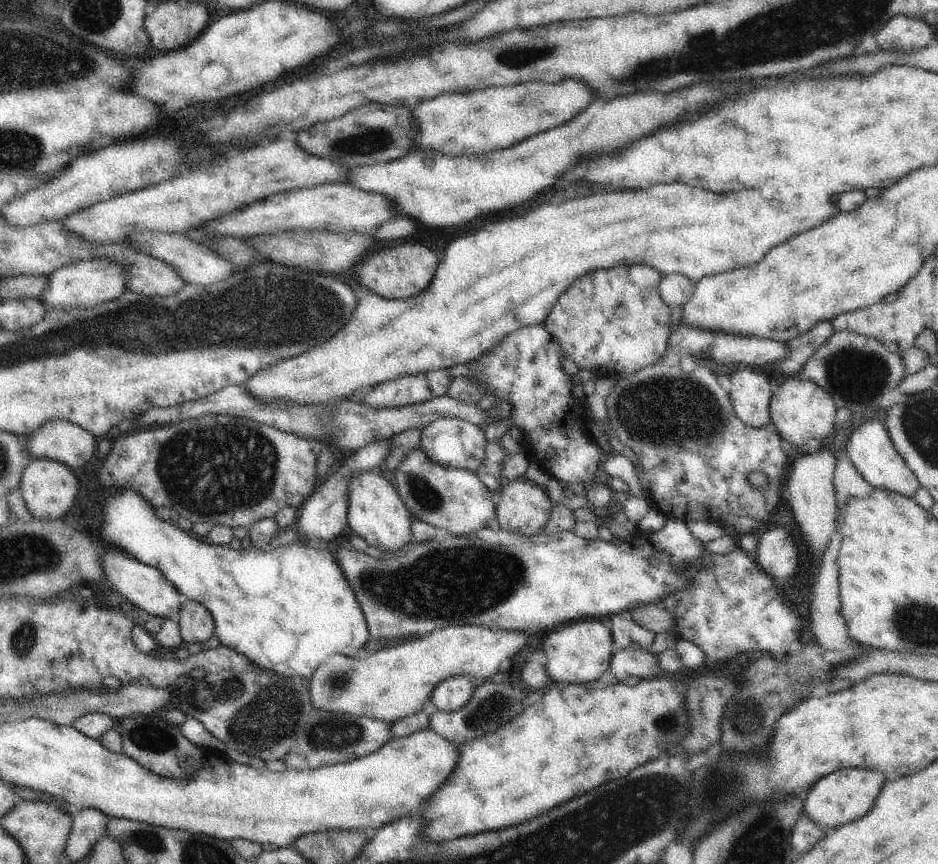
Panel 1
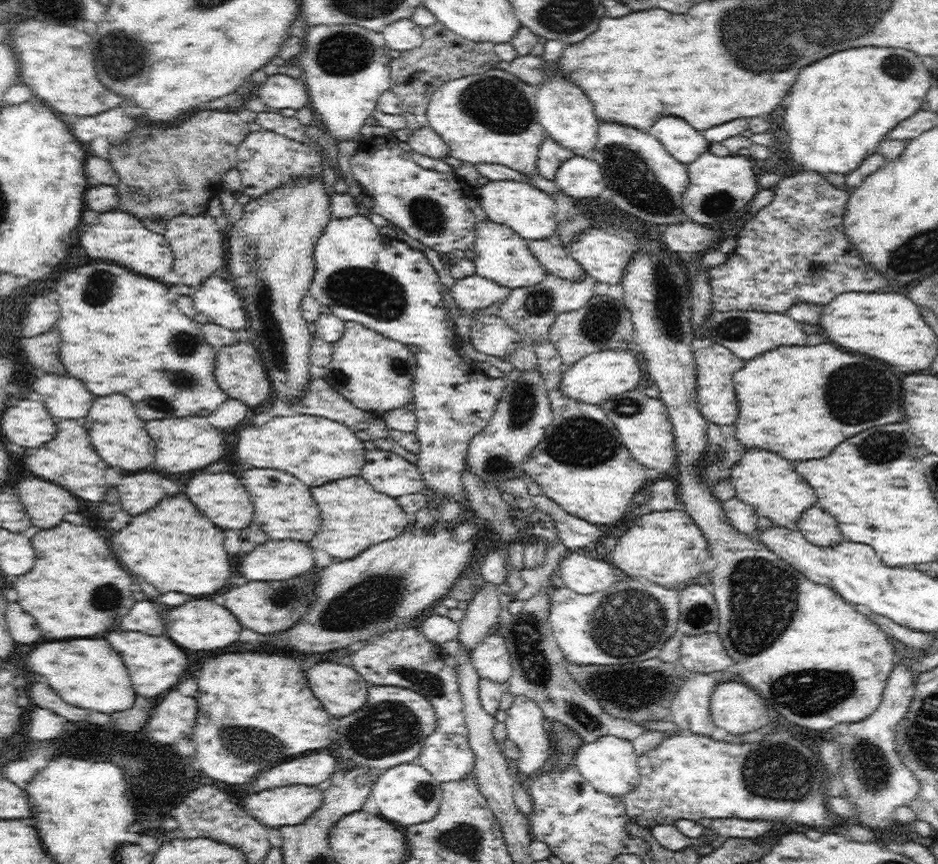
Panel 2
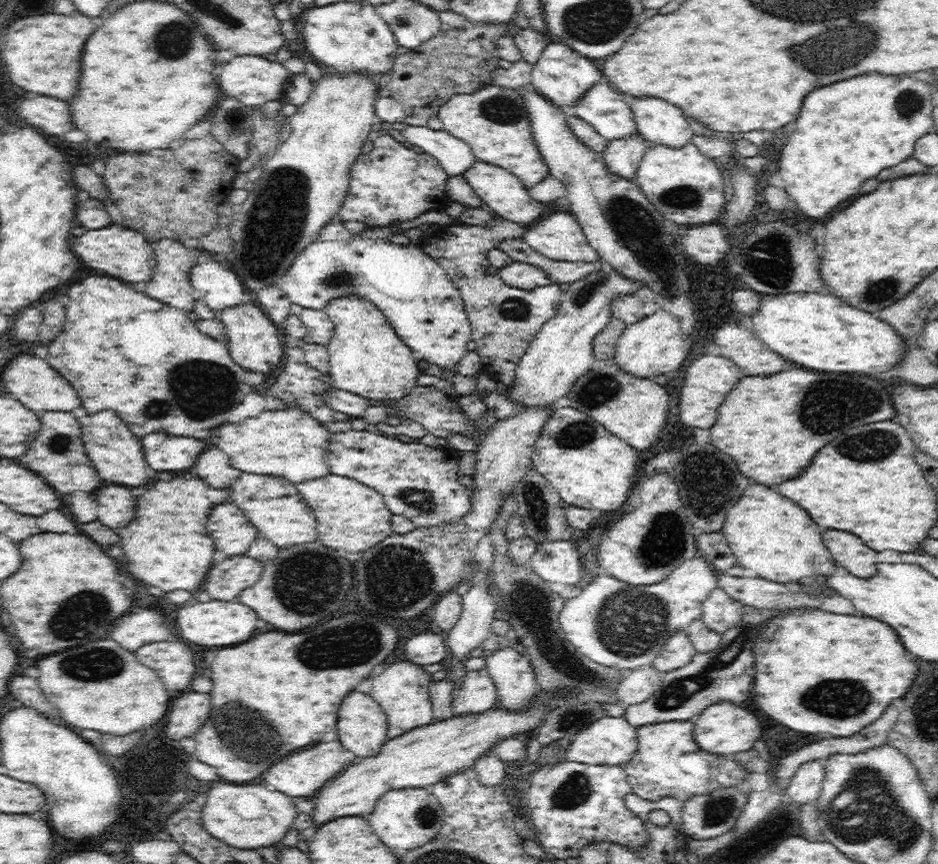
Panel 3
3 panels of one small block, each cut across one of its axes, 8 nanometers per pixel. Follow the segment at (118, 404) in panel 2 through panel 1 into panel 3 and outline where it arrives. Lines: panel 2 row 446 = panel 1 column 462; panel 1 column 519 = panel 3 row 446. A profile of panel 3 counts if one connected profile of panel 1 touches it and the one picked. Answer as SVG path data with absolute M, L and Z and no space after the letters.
M102 410L80 418L79 423L82 424L82 438L86 444L86 452L92 458L102 480L126 484L126 486L142 486L148 482L148 474L146 474L148 464L144 460L142 440L130 432L130 428L120 420L116 412Z

